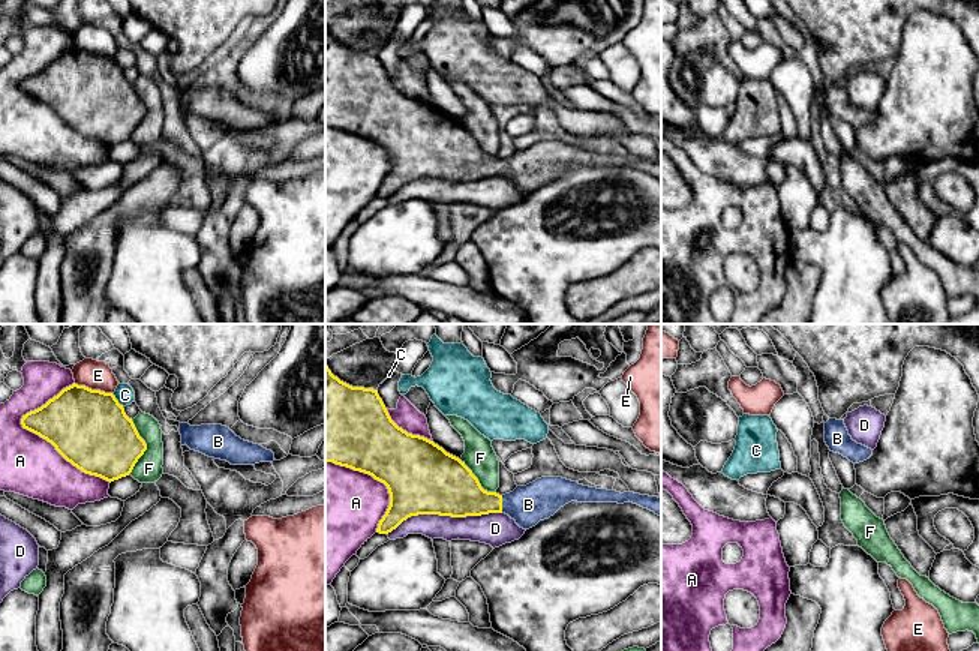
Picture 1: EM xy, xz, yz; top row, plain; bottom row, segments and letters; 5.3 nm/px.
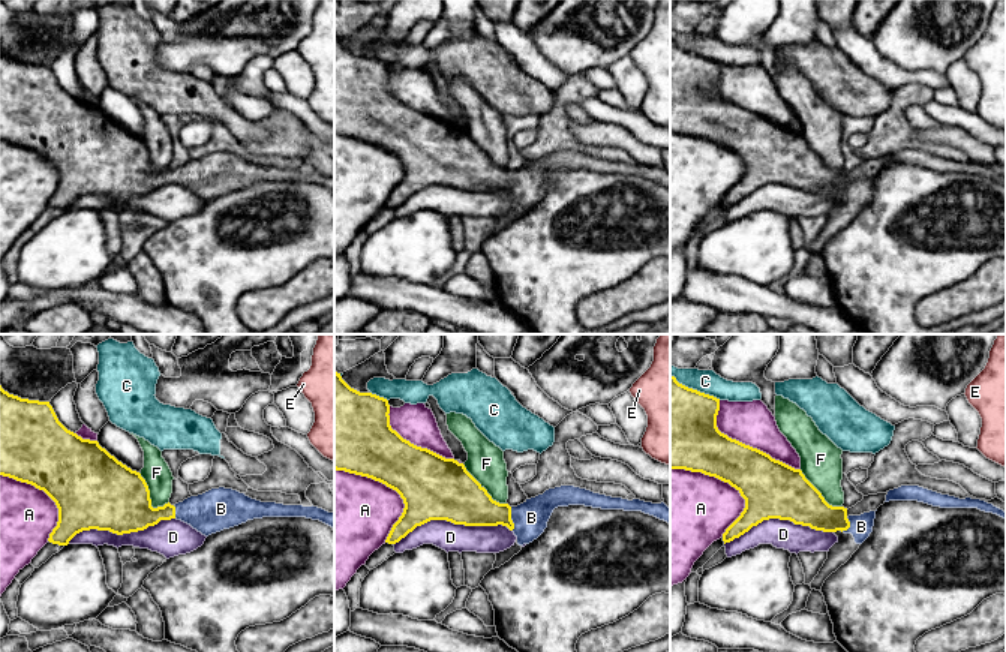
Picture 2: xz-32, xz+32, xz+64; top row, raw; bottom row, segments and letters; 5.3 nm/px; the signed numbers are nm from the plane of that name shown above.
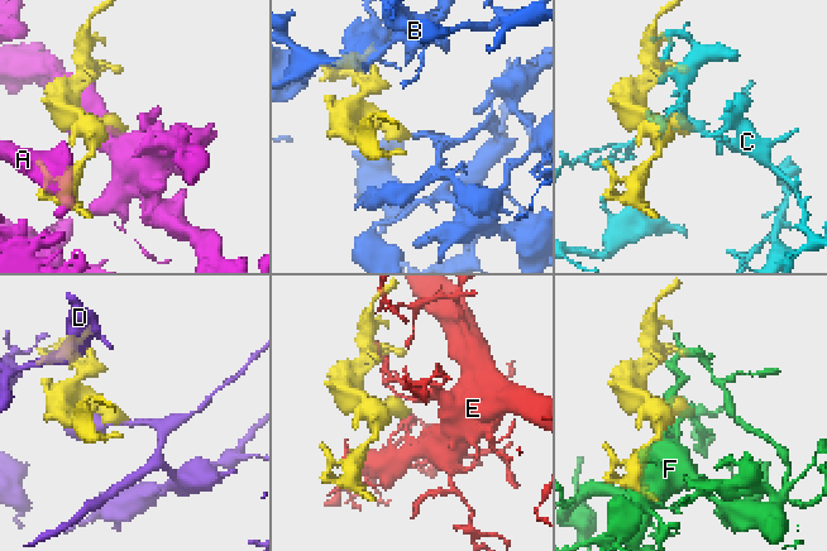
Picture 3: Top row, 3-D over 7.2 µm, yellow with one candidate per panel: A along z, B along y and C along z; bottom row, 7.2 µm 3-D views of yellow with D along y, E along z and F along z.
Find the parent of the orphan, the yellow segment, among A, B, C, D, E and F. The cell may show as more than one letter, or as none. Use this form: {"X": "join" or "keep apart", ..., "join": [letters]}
{"A": "keep apart", "B": "join", "C": "keep apart", "D": "keep apart", "E": "keep apart", "F": "keep apart", "join": ["B"]}

